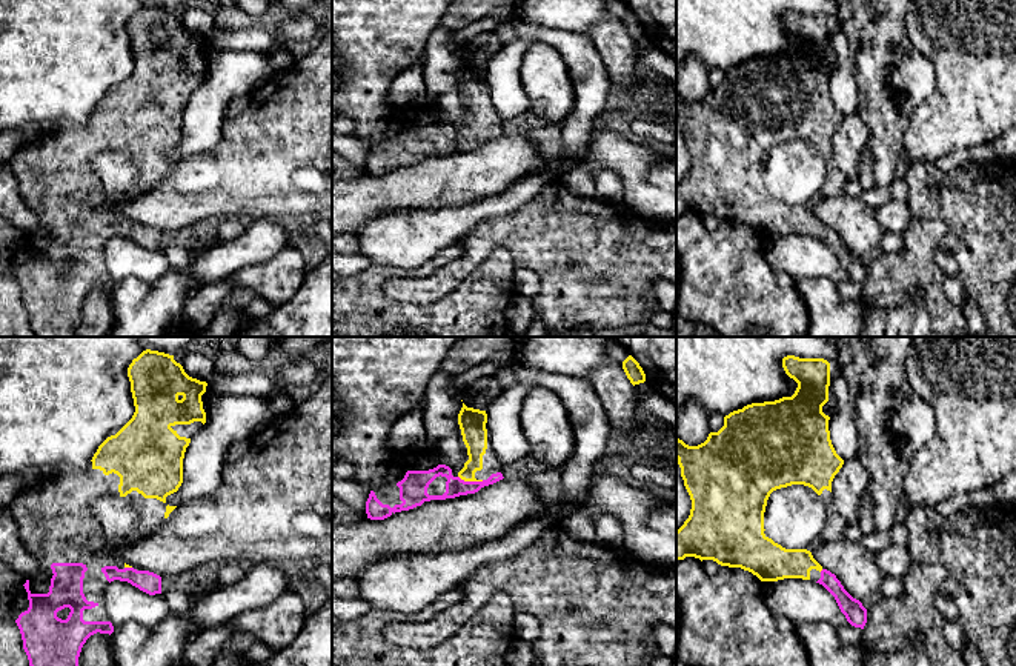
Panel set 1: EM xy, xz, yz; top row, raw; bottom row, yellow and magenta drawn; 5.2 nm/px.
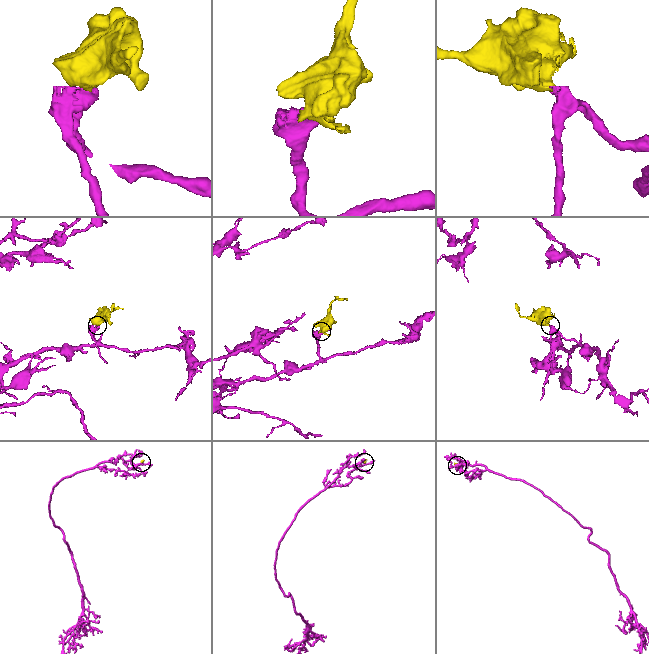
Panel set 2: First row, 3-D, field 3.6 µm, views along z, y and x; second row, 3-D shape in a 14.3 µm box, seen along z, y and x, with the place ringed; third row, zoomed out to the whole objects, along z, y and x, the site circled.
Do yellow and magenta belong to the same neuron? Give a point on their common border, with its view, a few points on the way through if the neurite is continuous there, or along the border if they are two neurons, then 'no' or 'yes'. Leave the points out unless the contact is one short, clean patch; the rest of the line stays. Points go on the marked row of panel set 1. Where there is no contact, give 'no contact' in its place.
xz (471, 480) | across xz (474, 432), (471, 480), (455, 486) | yes

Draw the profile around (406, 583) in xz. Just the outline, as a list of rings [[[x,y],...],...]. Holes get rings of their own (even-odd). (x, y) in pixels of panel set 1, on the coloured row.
[[[547,514],[518,524],[495,540],[458,551],[378,560],[357,580],[360,598],[372,609],[418,612],[441,592],[466,580],[476,568],[510,558],[530,546],[547,528],[561,523],[563,517]]]

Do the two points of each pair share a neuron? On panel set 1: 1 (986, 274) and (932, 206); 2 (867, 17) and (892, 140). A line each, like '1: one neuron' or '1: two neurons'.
1: one neuron
2: one neuron

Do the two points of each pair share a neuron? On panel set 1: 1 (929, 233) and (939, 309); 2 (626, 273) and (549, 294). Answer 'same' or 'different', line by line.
1: same
2: same

